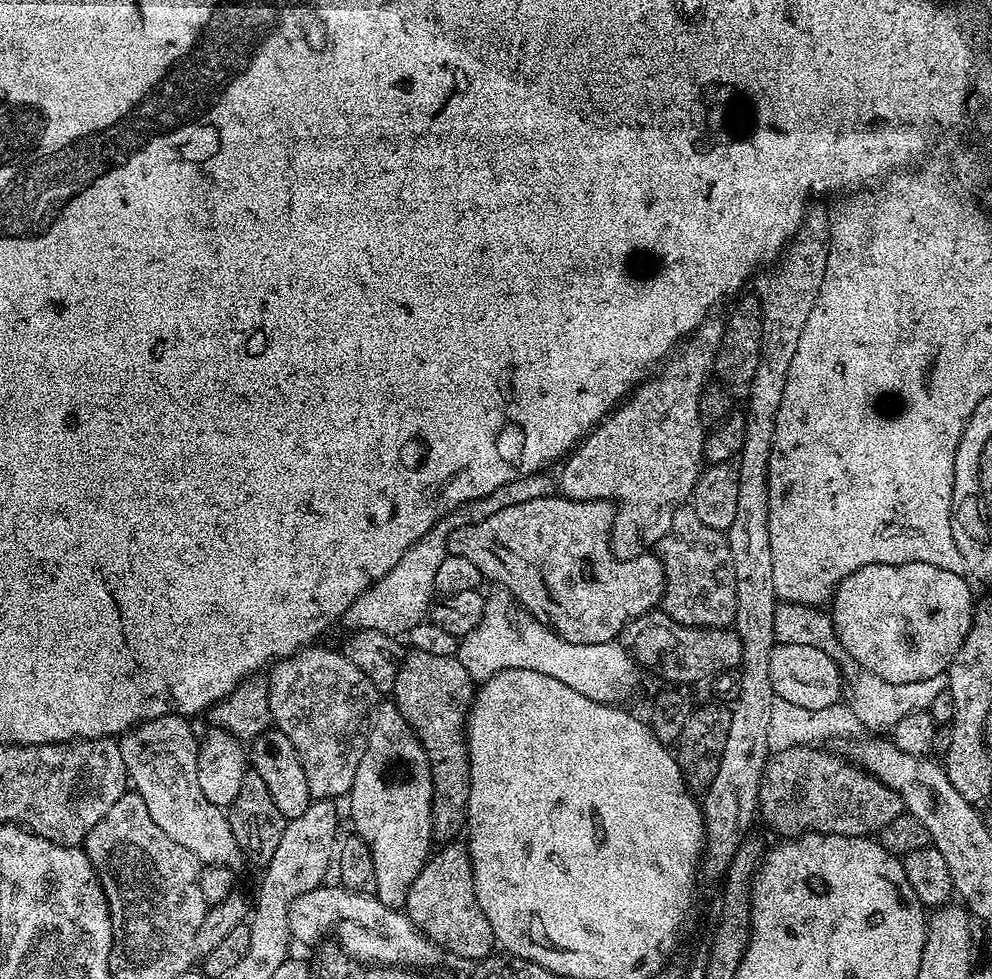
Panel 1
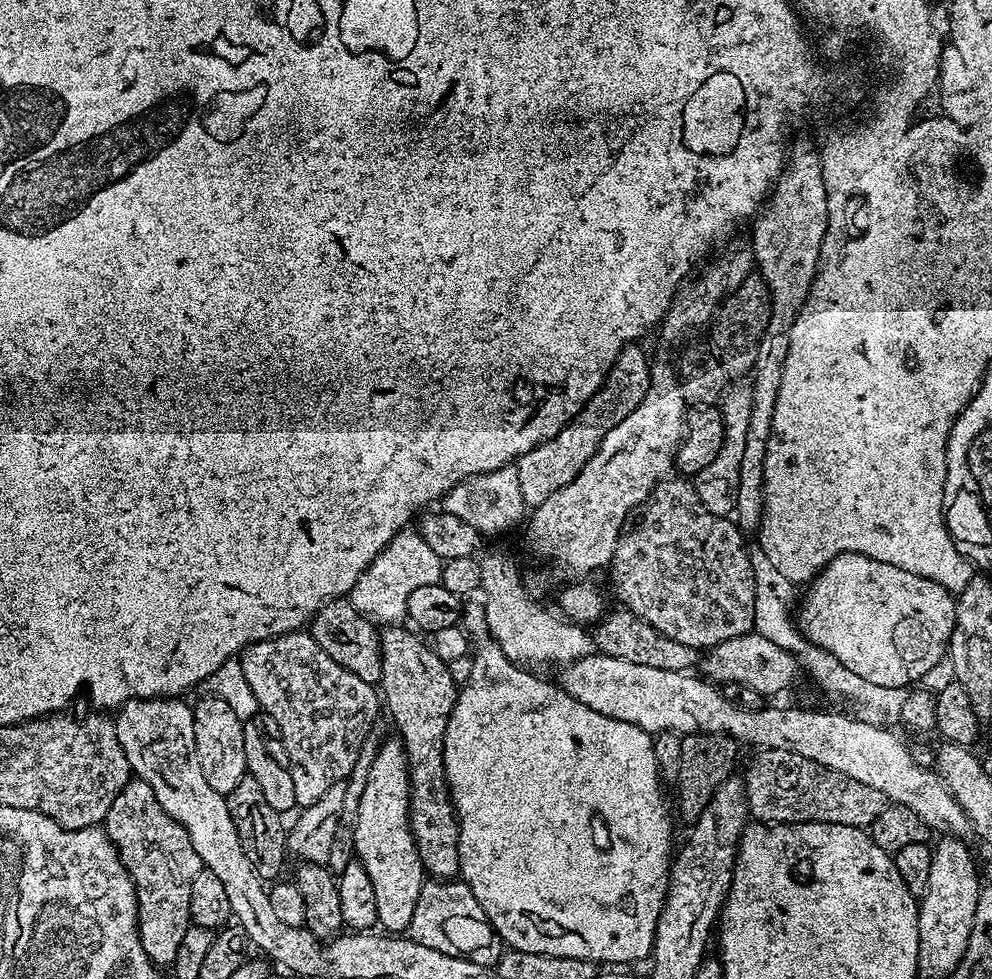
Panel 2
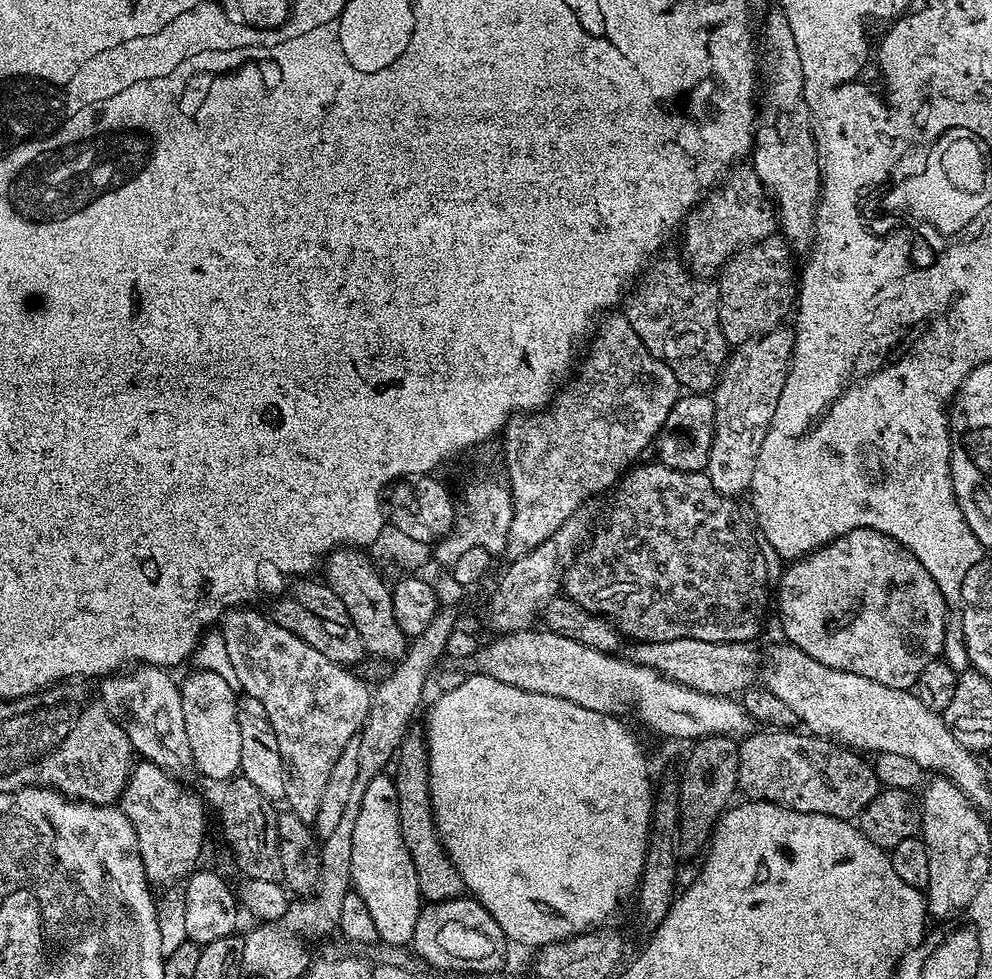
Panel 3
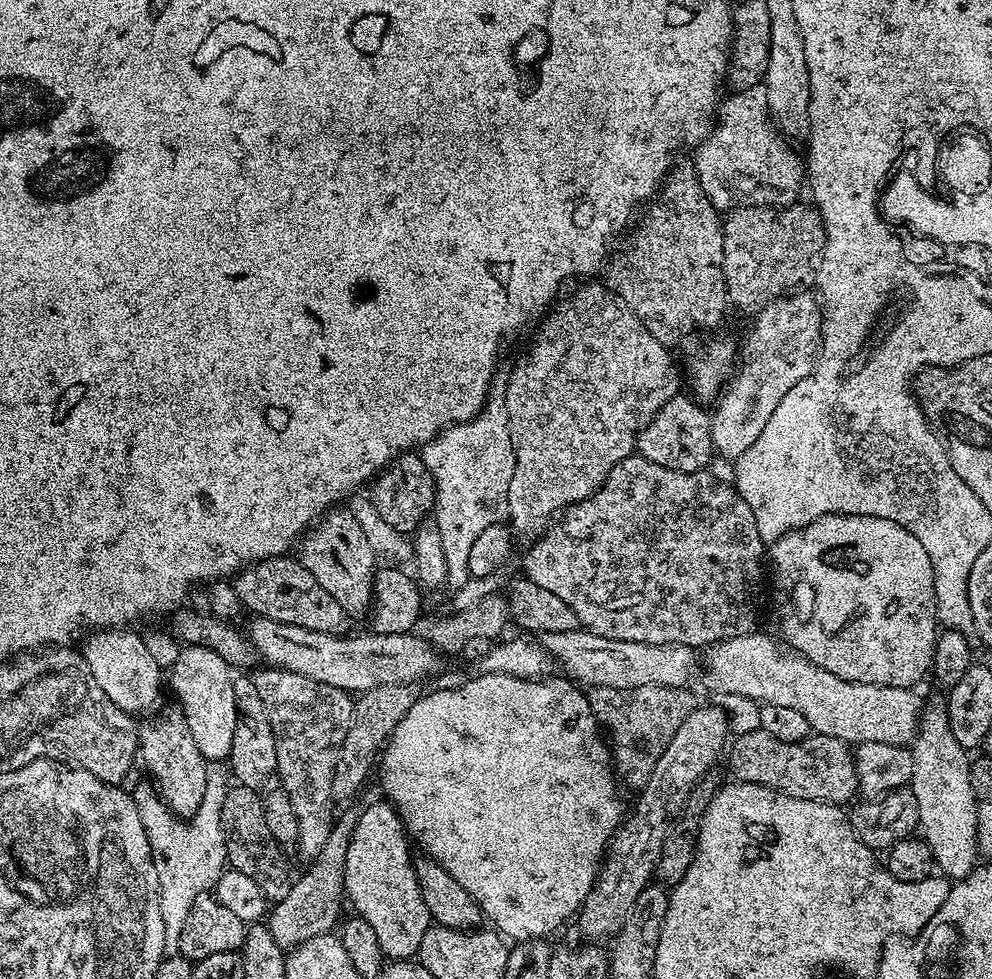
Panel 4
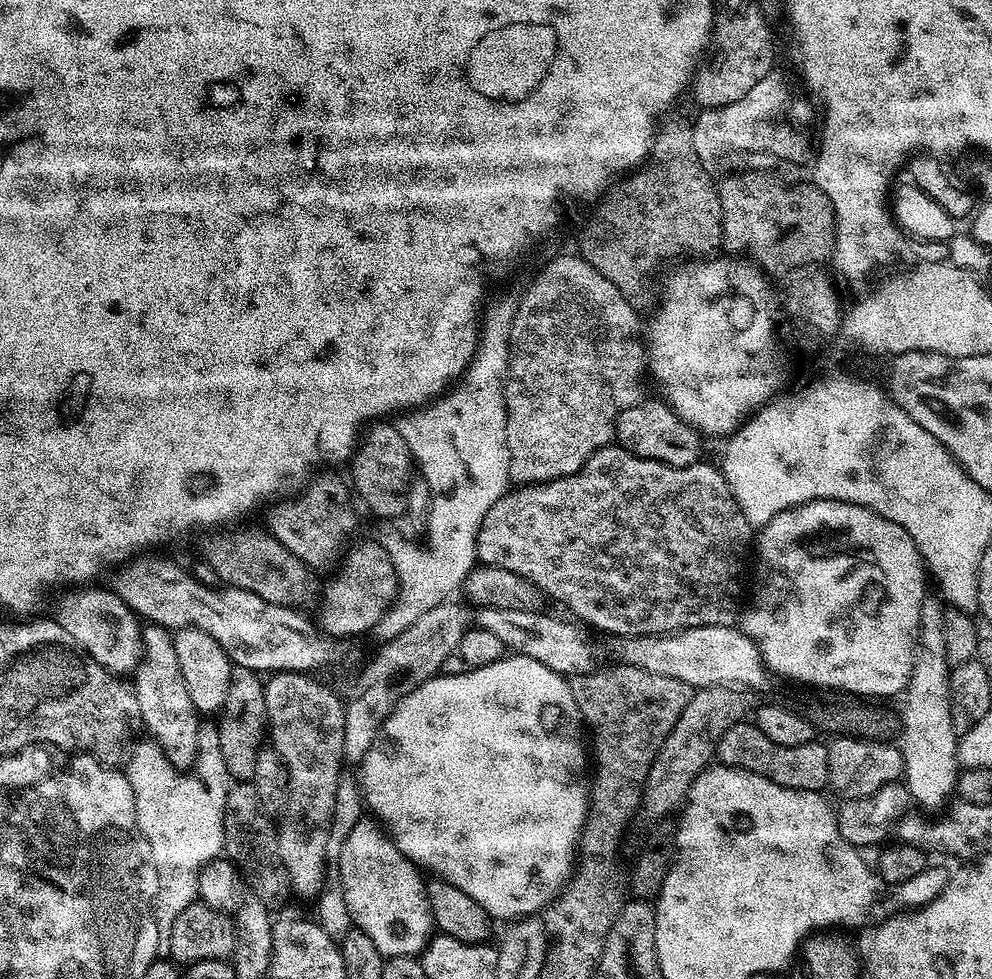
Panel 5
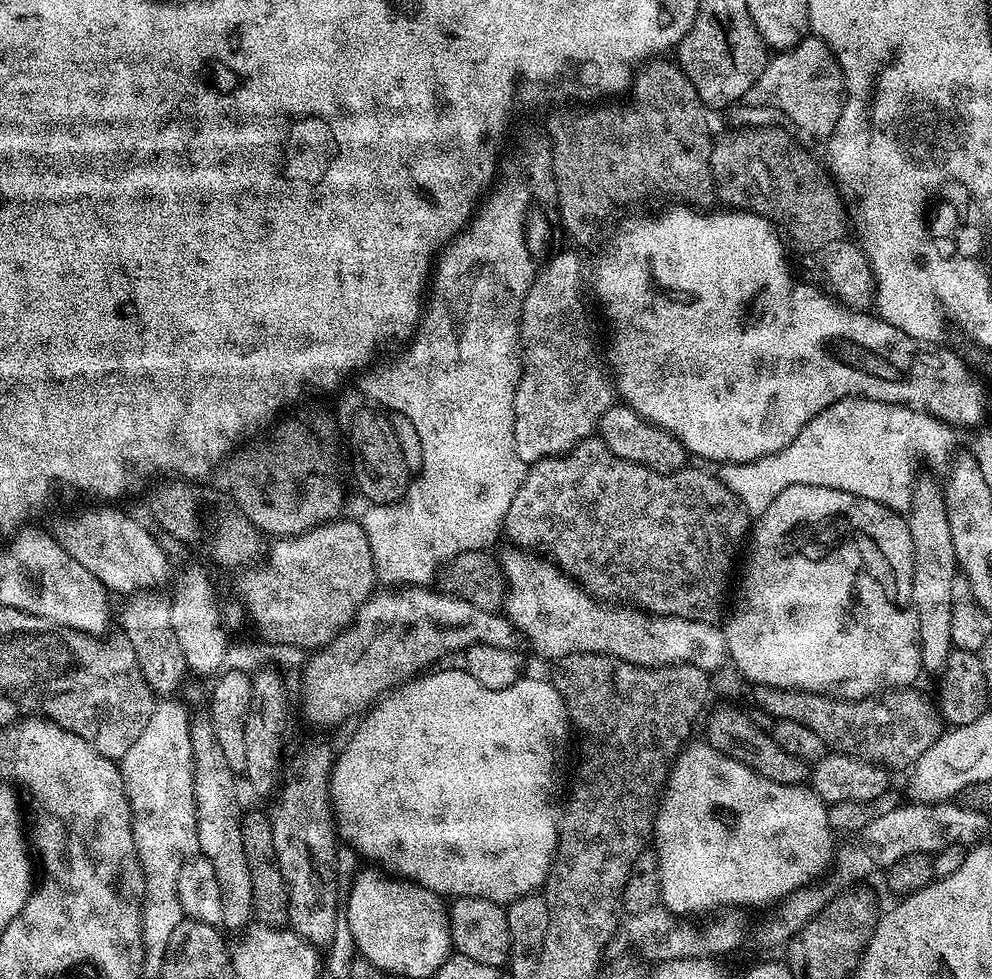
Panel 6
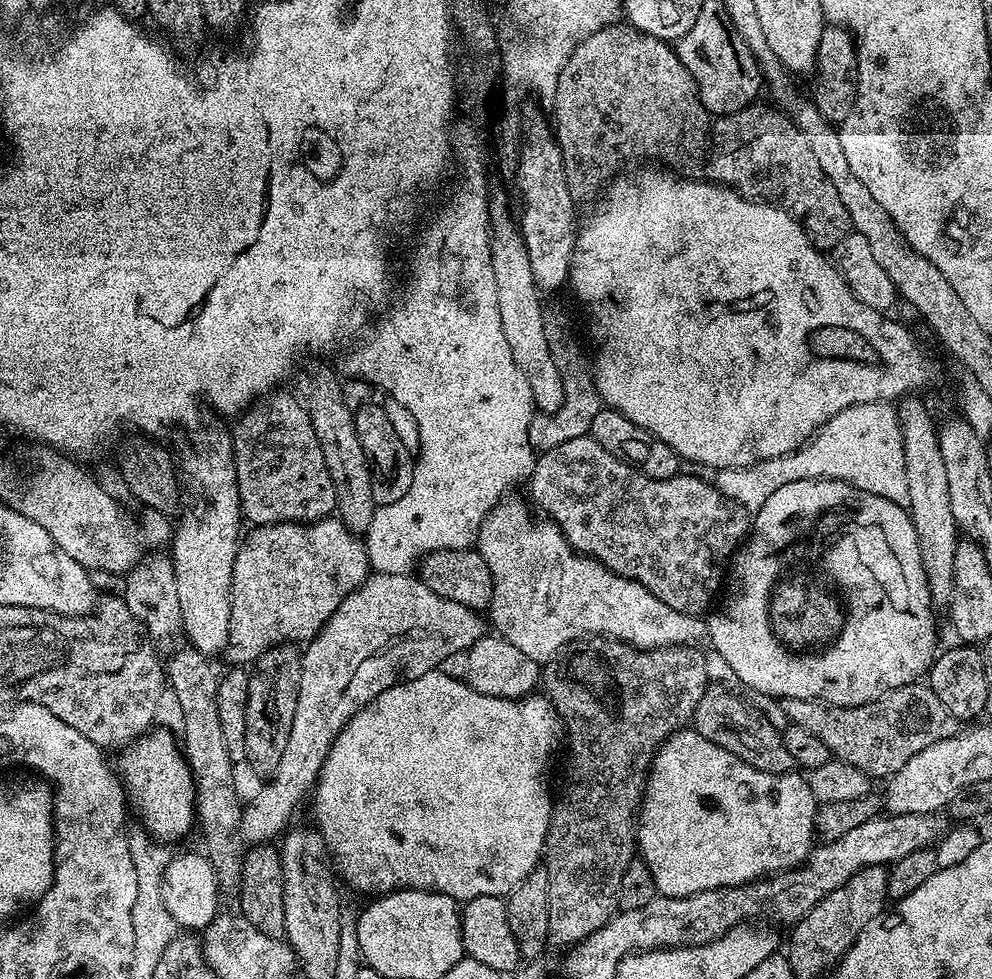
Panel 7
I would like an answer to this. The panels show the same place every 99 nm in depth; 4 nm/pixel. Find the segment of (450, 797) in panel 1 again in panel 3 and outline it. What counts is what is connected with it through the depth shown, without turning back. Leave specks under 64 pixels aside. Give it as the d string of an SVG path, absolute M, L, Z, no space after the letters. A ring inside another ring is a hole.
M341 546L327 557L322 568L325 576L323 579L328 587L334 590L334 594L342 598L350 620L354 622L354 630L358 630L362 638L365 653L370 656L400 658L408 651L410 640L404 635L402 626L394 614L392 588L386 581L380 580L380 572L372 564L376 565L367 551L357 550L352 546ZM405 738L394 760L394 779L396 781L396 805L398 806L398 826L402 830L402 842L406 842L406 850L410 854L410 862L414 862L414 874L418 874L418 890L425 901L454 900L465 895L466 889L454 862L446 854L436 829L436 813L432 811L430 786L428 785L428 745L423 739Z

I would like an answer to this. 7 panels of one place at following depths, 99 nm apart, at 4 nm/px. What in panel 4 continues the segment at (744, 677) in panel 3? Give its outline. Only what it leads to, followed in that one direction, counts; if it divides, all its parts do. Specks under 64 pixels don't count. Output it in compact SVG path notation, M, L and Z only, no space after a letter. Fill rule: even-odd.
M581 627L561 632L545 632L542 643L549 657L564 667L563 672L577 685L593 688L613 688L625 690L645 684L660 683L662 686L683 688L687 681L698 672L698 656L686 644L643 644L626 642L614 638L602 638L598 634ZM660 655L660 676L655 676L655 668Z

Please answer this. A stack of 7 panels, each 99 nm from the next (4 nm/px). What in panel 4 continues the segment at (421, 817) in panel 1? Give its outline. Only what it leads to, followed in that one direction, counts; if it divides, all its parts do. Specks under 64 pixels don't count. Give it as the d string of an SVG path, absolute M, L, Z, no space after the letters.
M387 802L368 804L355 817L352 825L352 837L346 850L344 867L344 896L352 903L351 911L360 916L374 930L378 946L382 946L385 957L394 960L406 960L415 957L420 951L422 934L430 926L430 917L426 902L422 902L422 890L414 874L414 852L408 849L409 837L404 831L404 823L396 809Z

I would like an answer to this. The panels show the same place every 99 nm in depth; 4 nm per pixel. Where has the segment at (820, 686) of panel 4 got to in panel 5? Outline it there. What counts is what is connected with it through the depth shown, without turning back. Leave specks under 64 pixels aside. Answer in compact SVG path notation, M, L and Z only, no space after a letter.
M736 626L683 628L667 636L626 636L613 639L611 643L612 652L619 663L680 676L680 679L688 680L694 690L721 686L753 690L766 677L764 660L756 649L756 643Z

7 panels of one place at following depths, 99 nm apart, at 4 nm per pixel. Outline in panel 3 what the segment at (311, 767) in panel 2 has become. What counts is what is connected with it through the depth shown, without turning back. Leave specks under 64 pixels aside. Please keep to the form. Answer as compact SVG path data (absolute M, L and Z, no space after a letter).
M252 606L228 609L218 621L220 636L224 639L224 656L232 667L231 675L234 680L236 675L235 683L240 683L247 695L262 702L266 718L270 718L270 726L274 726L274 738L278 738L278 750L284 759L284 774L288 778L284 791L287 807L298 818L312 822L325 807L323 791L326 790L334 764L339 761L344 749L353 743L368 716L372 702L370 688L352 673L355 671L343 664L334 663L326 658L326 654L314 650L314 646L302 642L302 638L290 634L290 630L278 626L265 613L264 616L255 612Z

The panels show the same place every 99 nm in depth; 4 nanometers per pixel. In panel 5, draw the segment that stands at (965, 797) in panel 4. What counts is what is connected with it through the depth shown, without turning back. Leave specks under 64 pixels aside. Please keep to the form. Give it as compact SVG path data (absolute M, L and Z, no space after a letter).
M936 594L929 595L924 601L920 615L919 651L908 687L902 693L904 709L900 712L900 720L904 723L904 741L899 741L898 747L904 753L904 776L913 801L924 810L939 809L949 799L947 796L955 793L958 775L958 733L952 721L952 674L946 654L946 630L950 620L944 617L943 607L941 597Z

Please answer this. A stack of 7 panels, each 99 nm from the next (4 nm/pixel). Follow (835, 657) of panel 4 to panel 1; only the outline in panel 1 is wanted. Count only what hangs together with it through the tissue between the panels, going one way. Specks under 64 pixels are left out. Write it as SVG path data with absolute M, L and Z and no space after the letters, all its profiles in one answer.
M926 562L871 564L870 566L862 566L862 570L854 570L854 574L850 574L837 586L836 595L833 596L830 601L830 615L833 625L836 628L837 636L842 642L842 646L849 652L850 658L854 658L854 662L860 664L860 667L885 679L886 682L919 682L924 678L943 677L948 671L948 666L951 664L954 654L958 654L958 650L962 646L962 642L966 638L966 634L972 625L974 599L972 600L972 588L963 580L964 578L959 572L942 570L938 566L930 566Z

